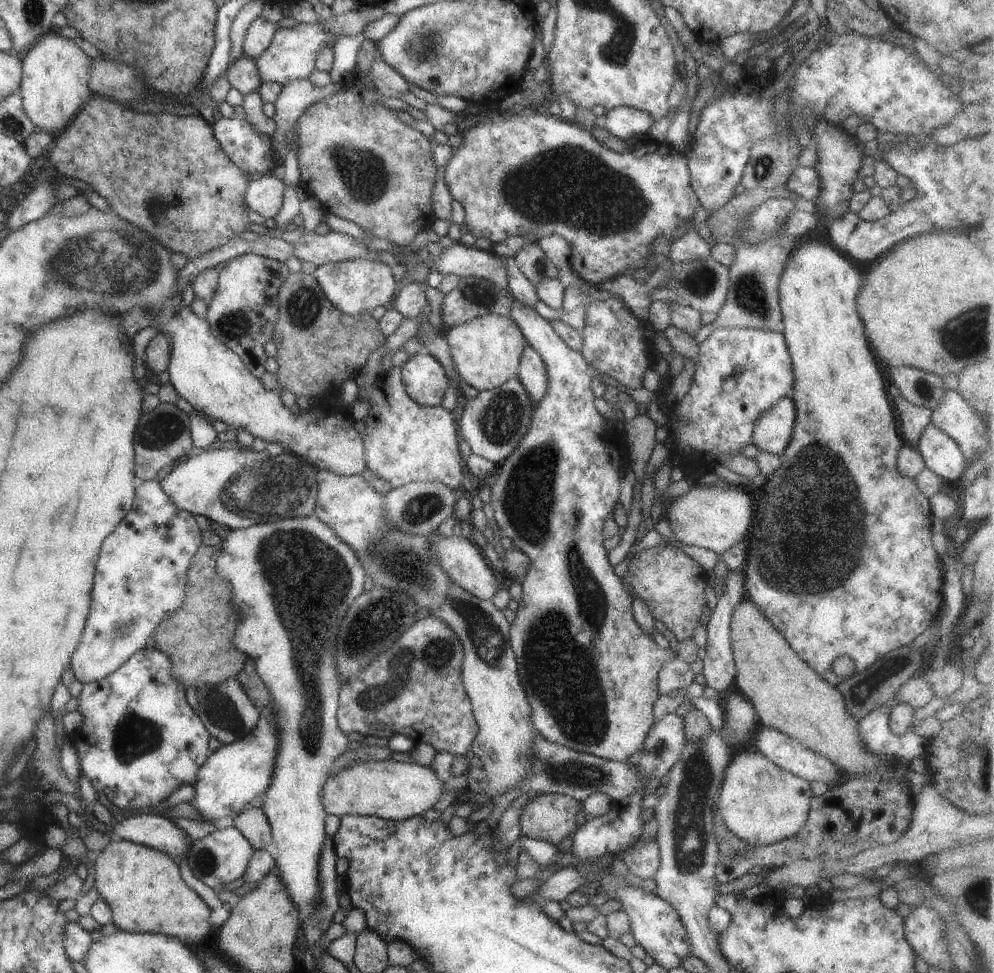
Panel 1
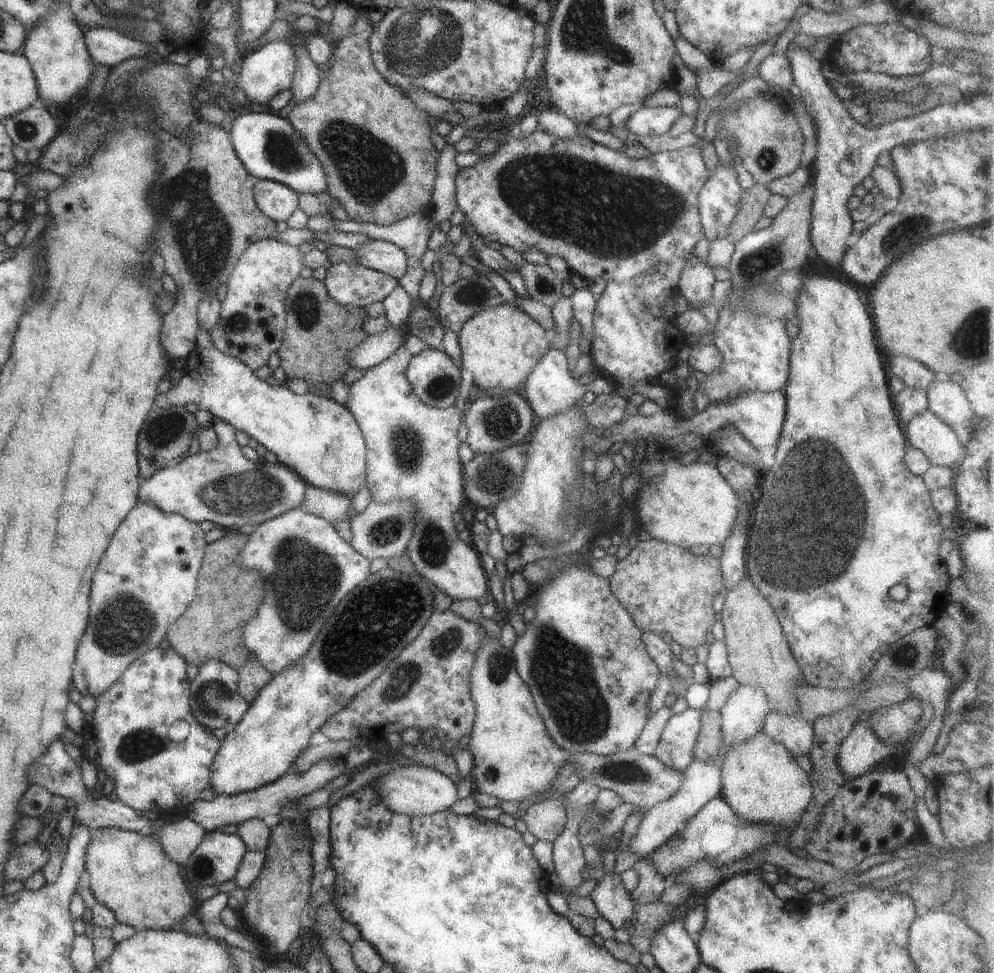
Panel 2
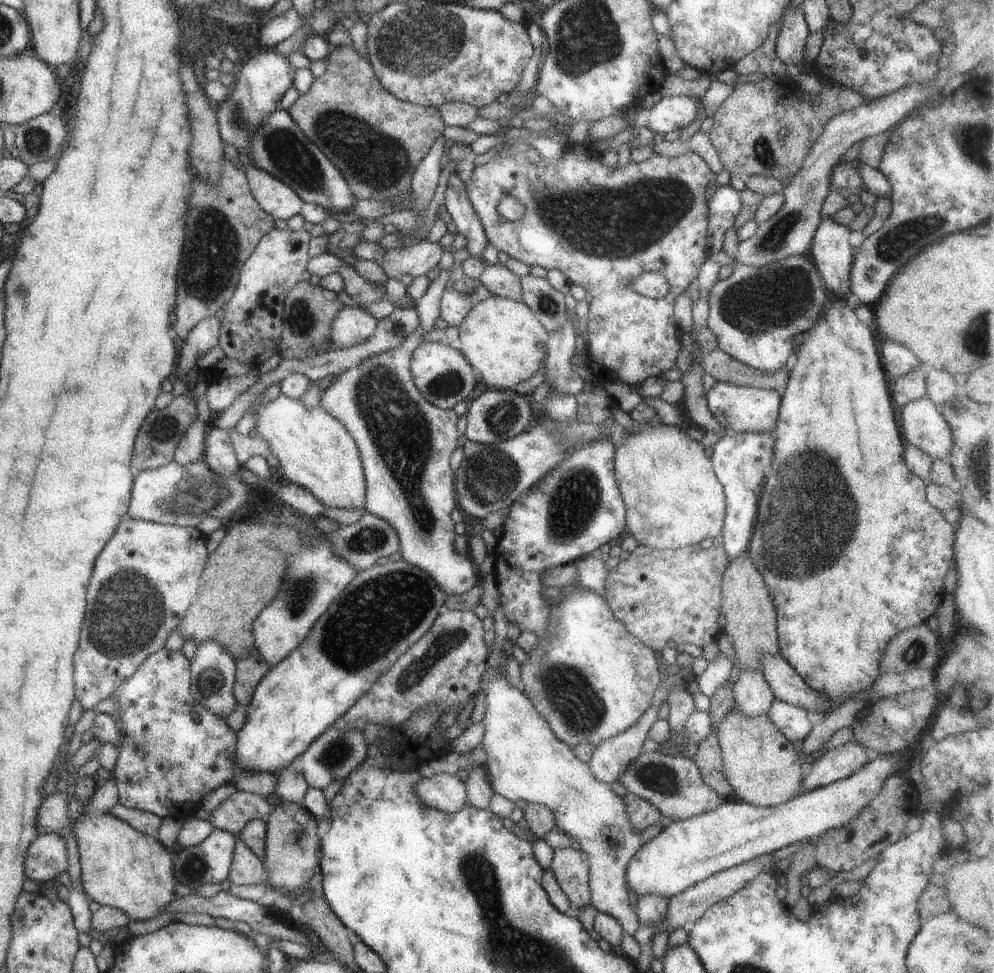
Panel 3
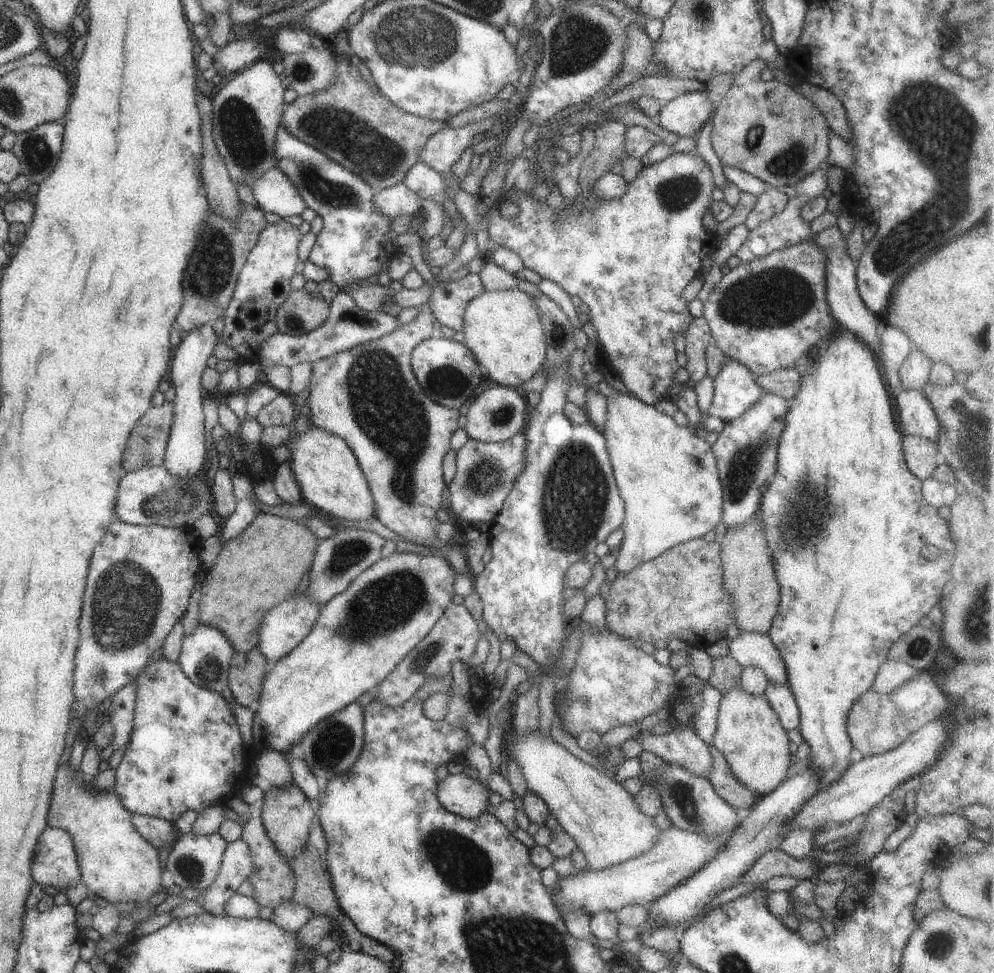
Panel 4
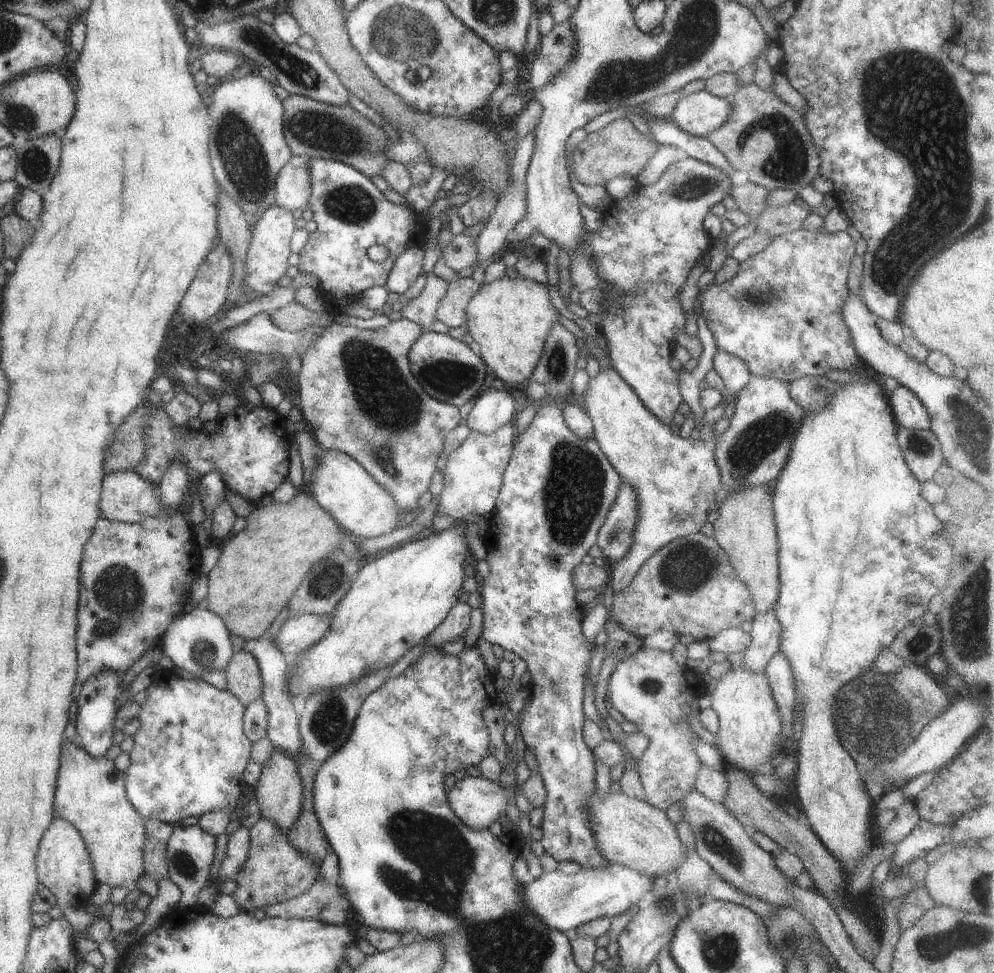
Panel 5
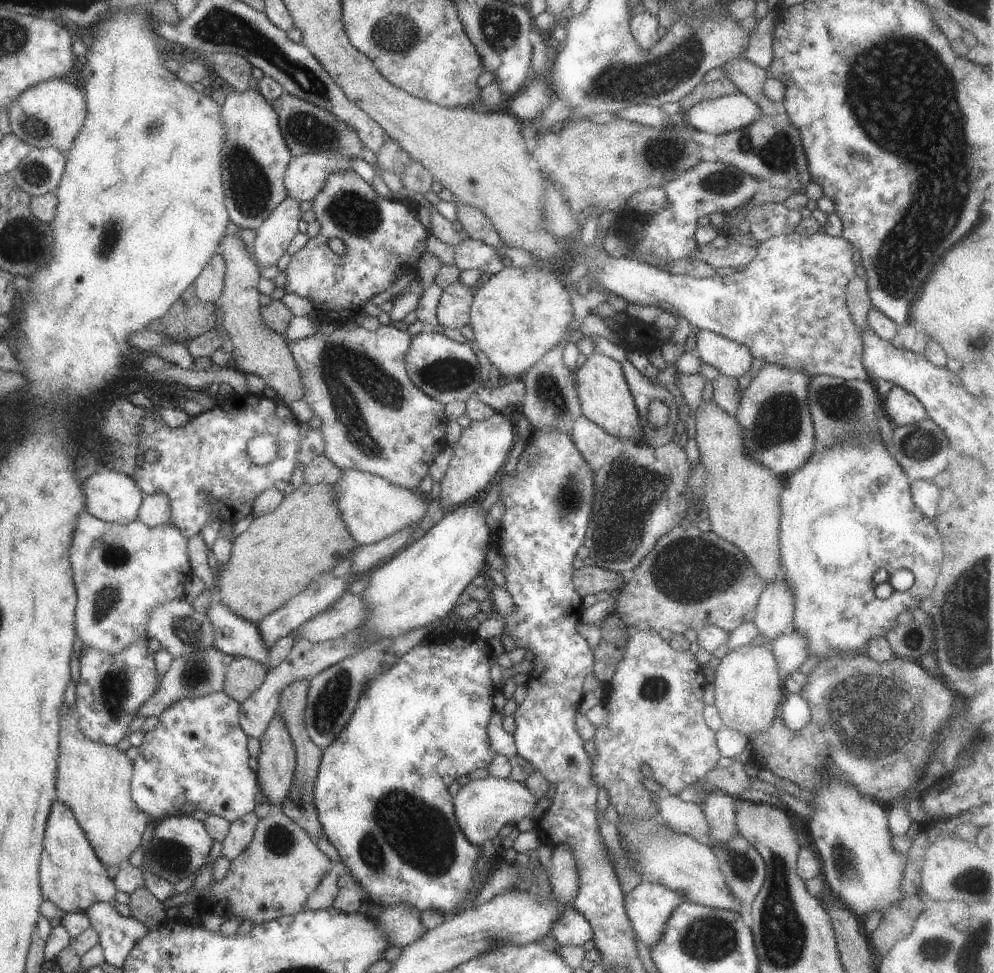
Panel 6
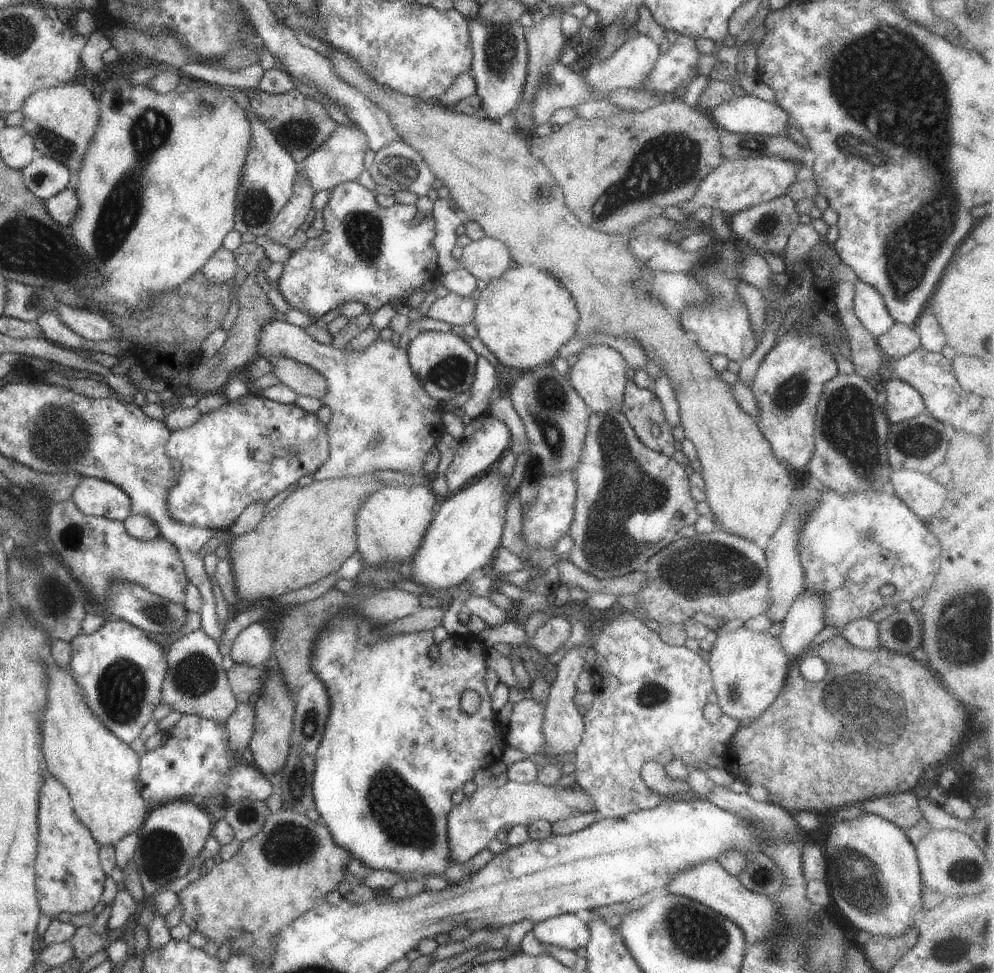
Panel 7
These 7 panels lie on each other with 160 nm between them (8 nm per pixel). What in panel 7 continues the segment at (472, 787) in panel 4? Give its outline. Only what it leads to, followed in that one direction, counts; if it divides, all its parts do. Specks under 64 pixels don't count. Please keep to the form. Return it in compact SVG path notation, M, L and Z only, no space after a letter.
M507 781L503 786L493 783L477 787L471 796L463 797L459 804L453 805L446 820L447 846L450 860L461 864L486 848L487 843L495 838L503 826L532 823L543 819L550 824L569 817L595 812L593 799L575 783L562 787L560 785L543 786L533 783L516 783Z

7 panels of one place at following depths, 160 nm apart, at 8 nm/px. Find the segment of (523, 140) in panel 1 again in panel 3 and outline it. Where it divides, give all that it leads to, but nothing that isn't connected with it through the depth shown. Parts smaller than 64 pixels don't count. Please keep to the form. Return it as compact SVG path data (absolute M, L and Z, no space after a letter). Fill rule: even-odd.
M581 140L579 143L569 143L559 152L559 156L555 156L555 160L551 160L551 164L545 164L542 157L532 152L533 162L527 159L517 160L515 156L491 157L487 162L469 169L464 175L465 188L468 199L470 200L473 210L476 212L478 219L481 221L482 229L486 238L486 242L495 246L497 251L507 253L507 256L532 266L541 266L549 272L550 270L558 270L565 278L568 284L576 284L581 286L585 294L591 298L589 302L588 311L585 316L587 319L587 333L589 340L587 340L586 363L591 370L593 376L598 375L602 378L602 374L613 372L619 380L623 383L629 384L632 387L639 386L643 380L649 377L659 377L670 368L674 368L675 356L682 348L679 340L679 329L673 321L672 310L674 298L677 297L688 284L695 281L695 275L700 264L703 264L708 253L708 242L706 233L706 200L705 200L705 186L711 182L716 176L709 170L709 167L697 154L694 152L684 152L683 154L674 157L664 157L658 154L651 153L649 158L641 162L634 163L628 161L624 166L619 167L617 163L613 168L601 163L599 152L589 144L589 141ZM506 194L514 196L526 208L523 216L516 221L506 221L497 214L497 202ZM649 271L658 272L665 278L669 285L667 294L662 297L652 299L636 292L629 286L629 282L641 273Z

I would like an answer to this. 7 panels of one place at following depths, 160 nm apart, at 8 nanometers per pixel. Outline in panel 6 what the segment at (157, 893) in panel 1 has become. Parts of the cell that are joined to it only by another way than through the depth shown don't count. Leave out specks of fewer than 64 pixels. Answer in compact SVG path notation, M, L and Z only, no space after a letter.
M63 708L58 724L55 798L72 812L99 862L107 869L119 866L137 846L153 818L140 811L129 794L133 761L115 745L86 739L72 710Z

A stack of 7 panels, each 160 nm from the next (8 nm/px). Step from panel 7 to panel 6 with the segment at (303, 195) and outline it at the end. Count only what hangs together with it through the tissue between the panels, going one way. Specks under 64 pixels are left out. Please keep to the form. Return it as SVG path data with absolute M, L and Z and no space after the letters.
M287 195L254 230L255 236L249 250L257 266L275 265L285 253L289 241L298 232L297 222L302 214L299 203Z

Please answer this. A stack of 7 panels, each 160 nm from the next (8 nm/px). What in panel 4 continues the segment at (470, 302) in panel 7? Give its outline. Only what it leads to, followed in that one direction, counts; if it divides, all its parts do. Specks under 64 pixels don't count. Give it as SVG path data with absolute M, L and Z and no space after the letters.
M467 273L444 285L435 285L428 300L428 307L435 322L459 331L466 304L484 288L478 275Z

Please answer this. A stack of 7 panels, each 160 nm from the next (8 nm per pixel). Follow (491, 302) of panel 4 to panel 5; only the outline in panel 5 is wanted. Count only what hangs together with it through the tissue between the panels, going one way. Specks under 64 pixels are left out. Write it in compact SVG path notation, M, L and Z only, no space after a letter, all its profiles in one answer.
M506 274L500 279L481 283L477 292L469 299L465 306L465 332L475 342L476 350L483 364L501 382L515 385L528 378L535 363L542 353L542 346L548 330L557 323L557 311L549 301L545 284L541 284L523 277L509 278Z

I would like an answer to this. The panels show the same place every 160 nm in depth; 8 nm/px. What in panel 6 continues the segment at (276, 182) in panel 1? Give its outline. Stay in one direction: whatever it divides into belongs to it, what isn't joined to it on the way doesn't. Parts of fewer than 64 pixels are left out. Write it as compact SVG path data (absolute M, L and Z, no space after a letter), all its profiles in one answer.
M317 151L305 153L299 156L291 157L289 164L285 167L283 173L283 184L287 194L296 201L303 202L311 200L323 188L327 179L334 172L351 171L354 172L361 180L371 183L371 179L377 174L377 168L367 164L361 156L350 157L344 154L339 154L337 151Z

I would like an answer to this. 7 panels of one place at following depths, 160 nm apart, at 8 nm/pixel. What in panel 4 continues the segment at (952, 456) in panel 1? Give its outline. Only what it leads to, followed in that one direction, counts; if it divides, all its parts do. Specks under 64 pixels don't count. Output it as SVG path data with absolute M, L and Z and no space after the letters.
M915 389L897 392L895 408L897 408L899 430L904 436L915 435L936 442L939 423L923 392Z

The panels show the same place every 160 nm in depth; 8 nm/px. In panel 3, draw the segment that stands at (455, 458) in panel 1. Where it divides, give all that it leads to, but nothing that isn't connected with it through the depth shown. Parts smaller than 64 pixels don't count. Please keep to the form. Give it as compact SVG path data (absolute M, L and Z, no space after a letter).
M450 268L441 269L437 277L430 281L423 296L413 302L418 316L415 330L393 348L373 353L351 368L332 375L330 384L322 390L317 405L339 420L356 444L364 476L364 510L378 516L394 528L402 559L426 572L447 596L467 592L479 582L478 570L472 560L467 554L458 554L453 548L454 523L449 518L451 510L457 508L454 472L449 467L449 456L455 450L459 435L455 429L457 415L452 408L445 410L429 404L419 394L413 384L409 365L412 352L435 326L439 299L443 294Z

